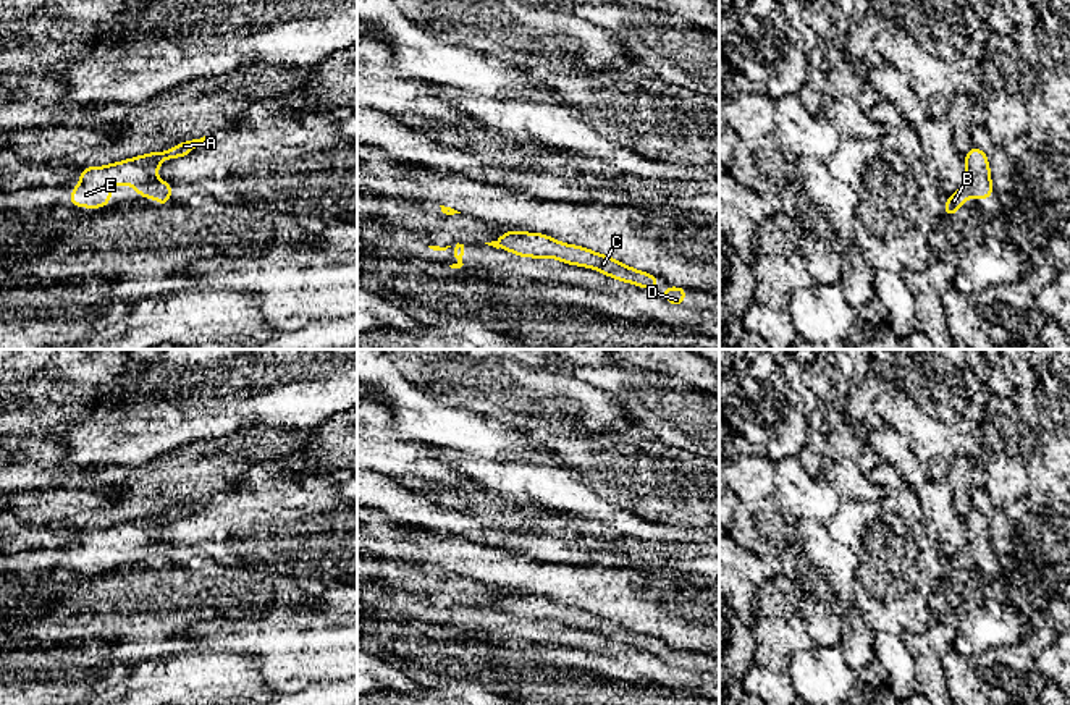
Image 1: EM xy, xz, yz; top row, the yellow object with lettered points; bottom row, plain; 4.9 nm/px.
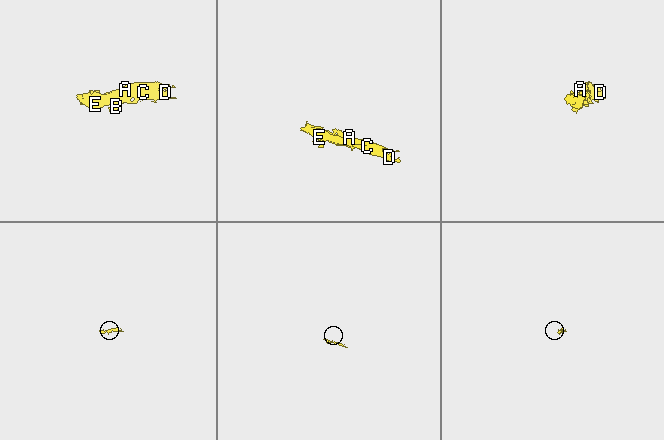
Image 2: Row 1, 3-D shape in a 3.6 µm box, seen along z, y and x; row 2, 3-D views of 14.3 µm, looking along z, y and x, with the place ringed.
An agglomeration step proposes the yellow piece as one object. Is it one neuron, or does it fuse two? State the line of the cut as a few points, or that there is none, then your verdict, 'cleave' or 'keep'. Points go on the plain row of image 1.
cut none; keep

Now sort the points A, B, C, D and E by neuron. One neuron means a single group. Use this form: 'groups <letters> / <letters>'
groups A B C D E

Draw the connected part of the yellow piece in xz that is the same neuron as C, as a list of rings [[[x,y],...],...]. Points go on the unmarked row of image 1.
[[[511,592],[509,595],[501,597],[496,603],[485,605],[496,611],[506,611],[519,619],[553,619],[559,621],[564,626],[572,626],[579,629],[595,631],[608,639],[613,639],[619,644],[627,644],[651,653],[656,653],[658,639],[651,635],[645,635],[621,626],[619,623],[601,618],[595,613],[588,613],[574,606],[562,606],[551,598],[540,595],[520,595]]]

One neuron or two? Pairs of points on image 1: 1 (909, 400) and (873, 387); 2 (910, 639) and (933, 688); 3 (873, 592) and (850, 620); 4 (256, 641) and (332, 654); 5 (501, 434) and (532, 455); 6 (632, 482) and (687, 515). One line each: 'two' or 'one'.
1: two
2: one
3: two
4: one
5: one
6: one

